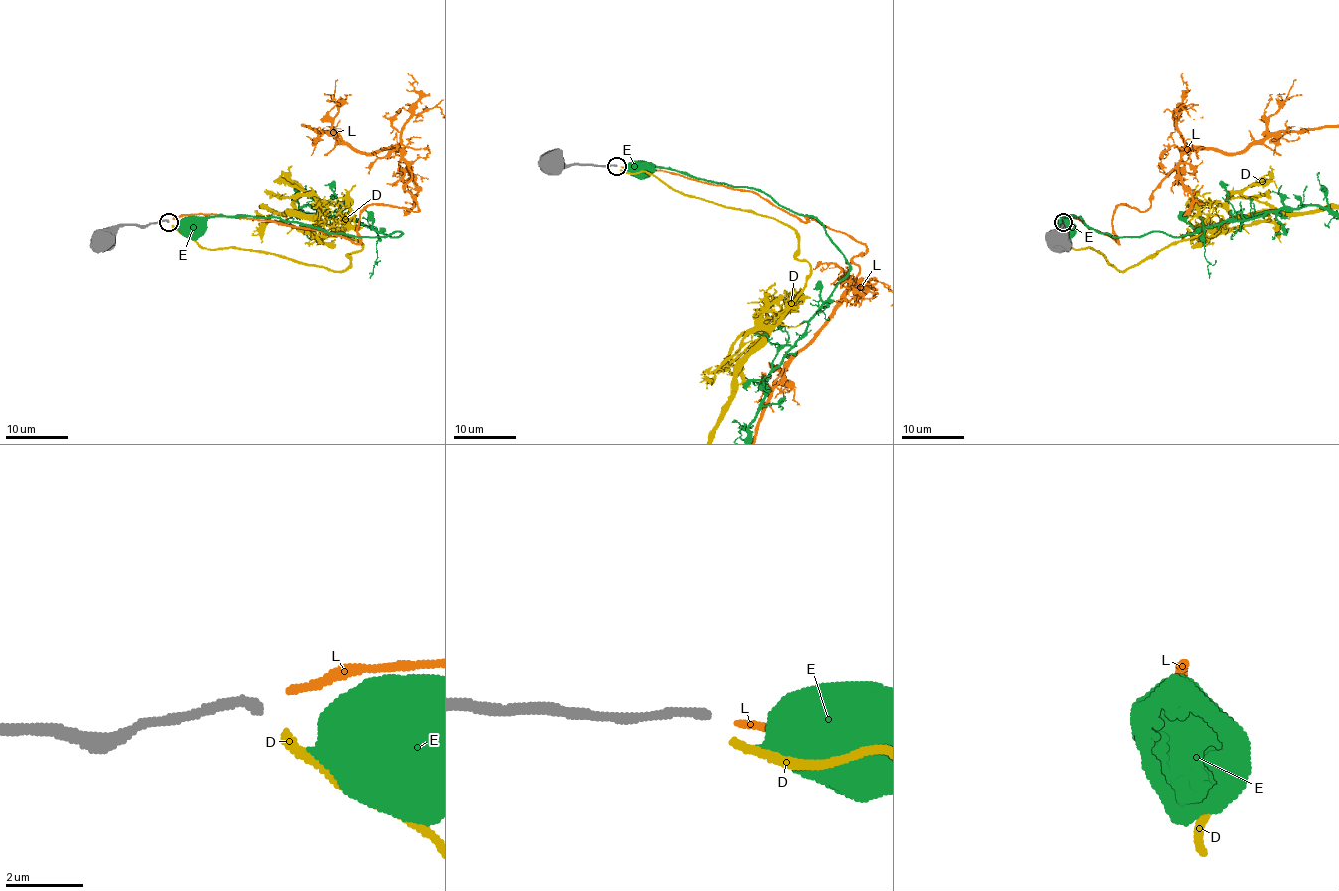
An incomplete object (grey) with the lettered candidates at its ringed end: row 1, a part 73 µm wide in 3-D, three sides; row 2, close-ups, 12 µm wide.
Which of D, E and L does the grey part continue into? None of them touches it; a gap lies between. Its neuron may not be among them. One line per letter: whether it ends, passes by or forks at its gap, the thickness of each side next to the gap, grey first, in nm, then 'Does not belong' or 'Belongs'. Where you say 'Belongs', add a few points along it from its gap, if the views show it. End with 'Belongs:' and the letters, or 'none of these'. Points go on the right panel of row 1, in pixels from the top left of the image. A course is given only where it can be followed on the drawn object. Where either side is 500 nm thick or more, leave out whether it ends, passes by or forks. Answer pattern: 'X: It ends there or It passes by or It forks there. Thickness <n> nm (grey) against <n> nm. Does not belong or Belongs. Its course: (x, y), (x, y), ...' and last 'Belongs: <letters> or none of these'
D: It ends there. Thickness 240 nm (grey) against 200 nm. Belongs
E: Thickness 240 nm (grey) against 850 nm. Does not belong
L: It ends there. Thickness 240 nm (grey) against 180 nm. Does not belong
Belongs: D

